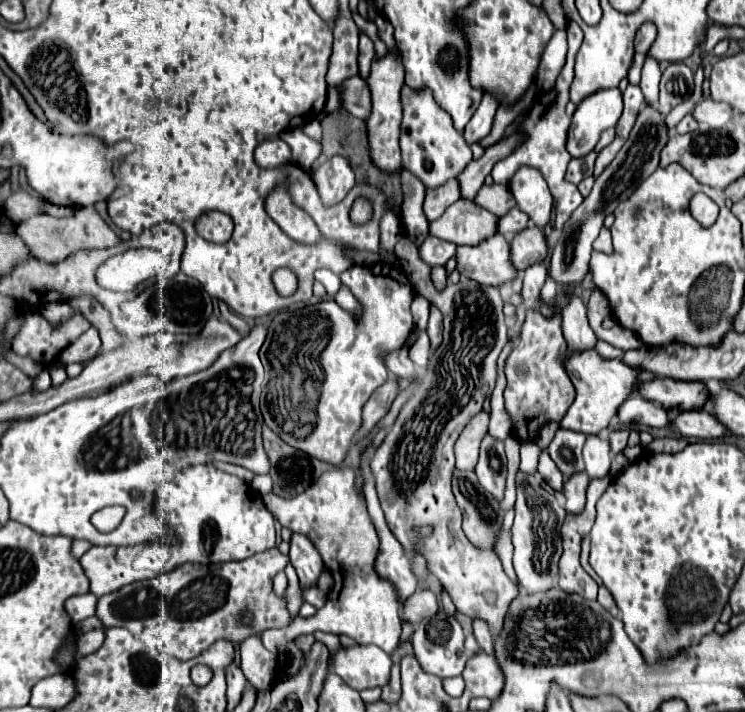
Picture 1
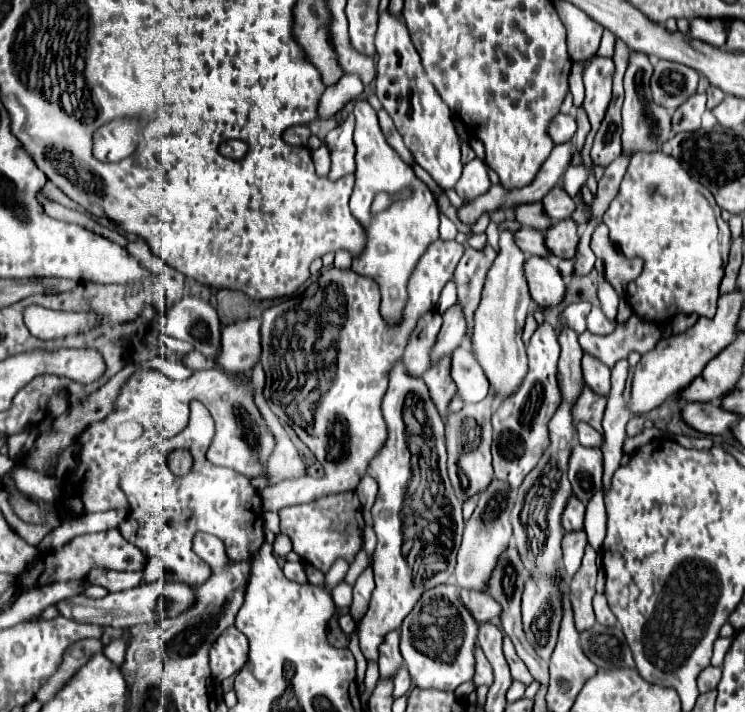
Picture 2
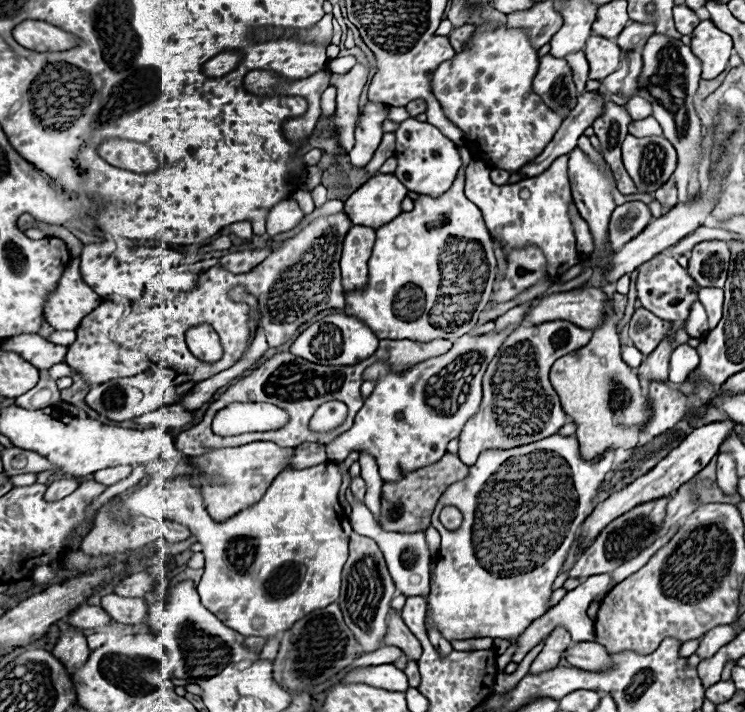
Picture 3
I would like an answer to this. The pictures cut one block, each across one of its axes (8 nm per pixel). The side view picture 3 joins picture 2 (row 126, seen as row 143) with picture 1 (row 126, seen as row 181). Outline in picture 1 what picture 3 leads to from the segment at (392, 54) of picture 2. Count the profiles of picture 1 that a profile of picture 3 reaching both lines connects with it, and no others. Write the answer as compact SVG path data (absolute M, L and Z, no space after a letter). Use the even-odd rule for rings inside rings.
M402 86L402 124L400 124L400 150L402 150L402 168L412 172L426 188L438 188L446 180L456 178L472 160L472 150L466 144L464 136L456 132L452 116L442 110L430 88L414 90Z

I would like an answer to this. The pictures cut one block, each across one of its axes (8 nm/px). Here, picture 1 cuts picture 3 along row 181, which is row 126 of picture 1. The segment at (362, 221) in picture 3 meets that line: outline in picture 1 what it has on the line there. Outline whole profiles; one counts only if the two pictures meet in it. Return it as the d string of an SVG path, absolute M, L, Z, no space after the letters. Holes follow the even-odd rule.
M388 52L384 58L372 62L370 78L366 80L372 92L372 114L368 124L368 138L370 138L370 154L378 168L386 172L394 172L400 168L400 146L398 146L398 126L402 120L400 108L400 88L404 84L404 64L400 52Z

